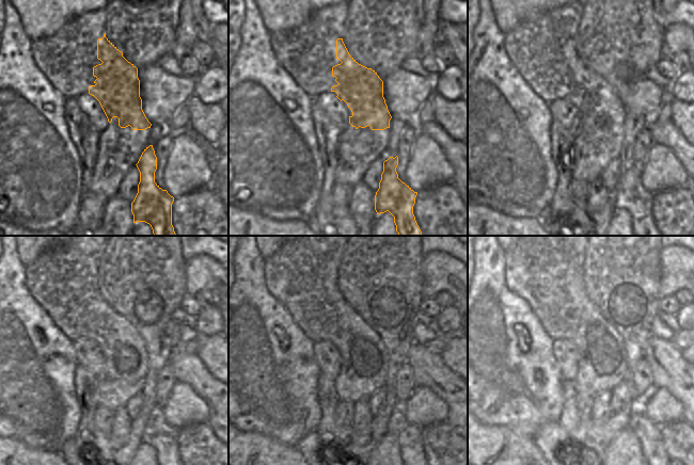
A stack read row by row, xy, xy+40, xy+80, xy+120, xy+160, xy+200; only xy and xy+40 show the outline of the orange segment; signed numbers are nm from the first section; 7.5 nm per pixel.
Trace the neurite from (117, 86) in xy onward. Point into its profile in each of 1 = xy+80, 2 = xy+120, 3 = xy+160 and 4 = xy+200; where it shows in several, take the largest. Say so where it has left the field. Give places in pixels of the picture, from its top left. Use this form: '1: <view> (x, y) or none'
1: xy+80 (600, 97)
2: xy+120 (112, 327)
3: xy+160 (349, 325)
4: xy+200 (584, 329)

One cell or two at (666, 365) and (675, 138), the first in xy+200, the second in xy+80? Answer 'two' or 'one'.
one

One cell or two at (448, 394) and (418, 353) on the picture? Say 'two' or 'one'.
one

